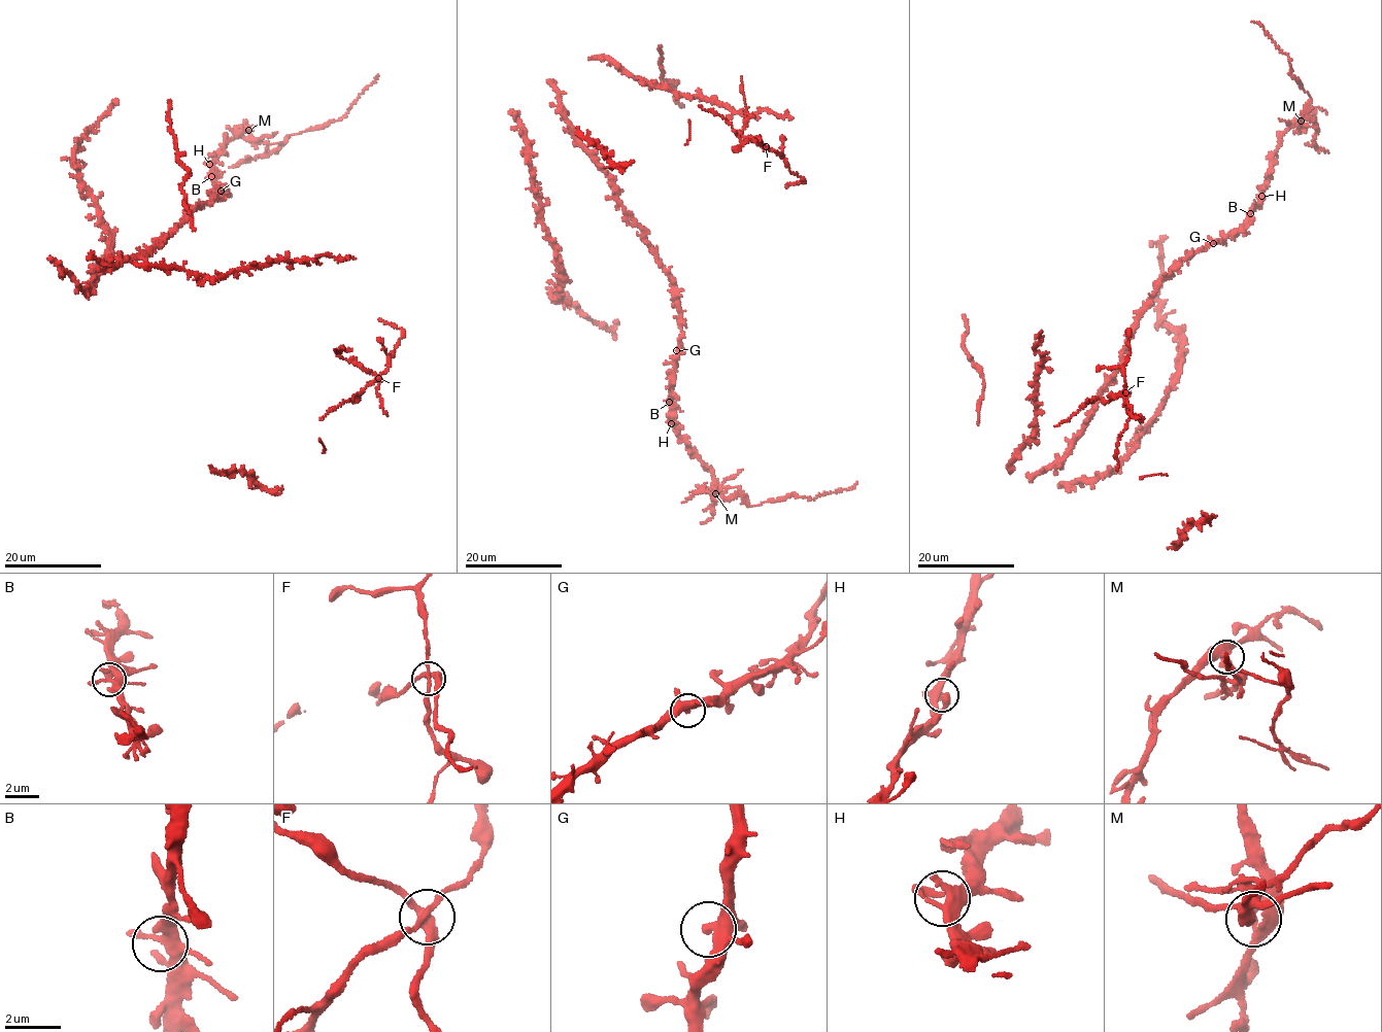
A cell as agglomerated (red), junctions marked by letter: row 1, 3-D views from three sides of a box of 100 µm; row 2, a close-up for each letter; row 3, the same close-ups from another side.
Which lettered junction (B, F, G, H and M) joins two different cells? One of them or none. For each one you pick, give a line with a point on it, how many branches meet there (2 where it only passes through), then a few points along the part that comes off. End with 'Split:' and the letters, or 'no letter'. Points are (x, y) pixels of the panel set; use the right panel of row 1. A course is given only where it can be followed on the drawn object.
M: Place: (1301, 121). Branches: 4. Course of the part to remove: (1301, 119), (1304, 127), (1301, 117), (1311, 98), (1289, 72), (1289, 57), (1260, 25), (1250, 22)
Split: M

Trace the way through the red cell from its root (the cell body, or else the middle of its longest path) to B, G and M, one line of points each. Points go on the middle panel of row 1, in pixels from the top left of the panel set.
B: (565, 93), (560, 109), (571, 132), (612, 181), (616, 199), (673, 280), (682, 336), (669, 402)
G: (565, 93), (560, 109), (571, 132), (612, 181), (616, 199), (673, 280), (682, 333), (676, 350)
M: (565, 93), (560, 109), (571, 132), (673, 280), (682, 336), (671, 414), (715, 493)

